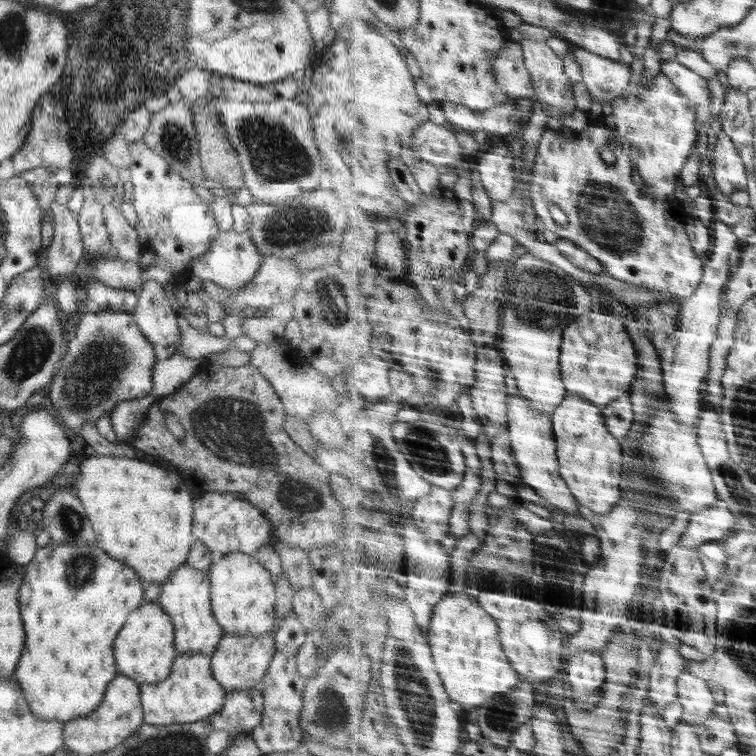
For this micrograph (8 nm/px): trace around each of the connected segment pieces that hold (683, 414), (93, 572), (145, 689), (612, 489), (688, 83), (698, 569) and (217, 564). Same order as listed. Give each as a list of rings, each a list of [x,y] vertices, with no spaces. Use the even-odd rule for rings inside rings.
[[[716,220],[714,232],[714,246],[710,251],[705,267],[703,283],[696,294],[685,297],[683,318],[680,318],[680,327],[676,331],[668,333],[654,333],[654,344],[660,348],[660,354],[664,356],[664,370],[666,370],[666,390],[670,392],[670,400],[674,402],[674,408],[684,424],[694,424],[702,414],[702,388],[704,382],[712,370],[712,344],[720,336],[719,330],[722,318],[722,296],[735,268],[730,265],[730,254],[740,246],[741,239],[735,234],[734,227],[728,226],[726,222]]]
[[[52,543],[38,547],[19,589],[20,616],[26,641],[12,678],[16,678],[32,715],[70,721],[95,711],[108,683],[118,674],[113,645],[132,610],[144,604],[142,580],[126,563],[110,558],[95,544]]]
[[[204,653],[177,655],[166,679],[157,683],[140,683],[144,723],[154,726],[192,723],[217,714],[224,705],[227,692],[212,675],[210,658],[211,655]]]
[[[567,396],[554,414],[559,461],[564,480],[585,511],[608,514],[622,500],[624,464],[623,443],[607,425],[603,407],[583,396]]]
[[[670,59],[661,63],[661,72],[671,77],[680,91],[694,102],[711,106],[712,94],[708,86],[708,77],[682,64],[678,59]]]
[[[674,546],[670,550],[670,558],[665,562],[666,568],[662,569],[660,599],[666,607],[665,625],[674,629],[674,636],[682,642],[696,646],[700,652],[714,654],[716,640],[718,640],[718,602],[714,600],[714,590],[704,570],[704,564],[696,550],[688,550],[684,546]]]
[[[242,552],[216,556],[208,568],[212,615],[225,635],[263,636],[274,628],[276,586],[273,574],[263,568],[253,556]]]

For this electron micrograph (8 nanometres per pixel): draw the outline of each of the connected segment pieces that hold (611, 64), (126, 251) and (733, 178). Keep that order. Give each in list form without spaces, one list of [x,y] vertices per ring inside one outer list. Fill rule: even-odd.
[[[579,46],[572,52],[584,69],[584,83],[589,86],[590,93],[601,105],[613,105],[613,102],[630,88],[634,74],[632,63],[610,59]]]
[[[118,202],[103,206],[104,226],[106,226],[109,242],[114,256],[129,261],[138,261],[143,253],[144,245],[138,242],[138,236],[126,218],[122,215]]]
[[[728,134],[719,136],[715,148],[715,176],[719,190],[732,196],[738,190],[749,188],[748,168],[740,155],[738,146]]]

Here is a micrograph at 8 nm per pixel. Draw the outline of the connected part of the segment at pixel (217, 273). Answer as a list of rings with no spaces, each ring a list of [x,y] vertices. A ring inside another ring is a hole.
[[[220,231],[215,240],[210,244],[208,251],[200,255],[200,258],[194,259],[190,274],[201,278],[202,280],[210,280],[226,288],[232,292],[246,285],[248,281],[256,274],[262,260],[262,255],[256,249],[256,246],[250,241],[249,233]]]

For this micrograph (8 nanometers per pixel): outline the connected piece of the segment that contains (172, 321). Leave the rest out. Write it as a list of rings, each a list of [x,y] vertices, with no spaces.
[[[146,280],[140,295],[142,297],[132,310],[140,332],[152,344],[178,346],[180,344],[178,316],[168,302],[163,286],[155,280]]]

